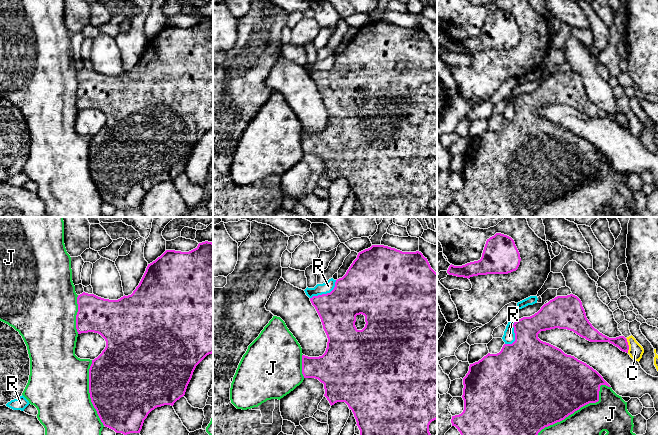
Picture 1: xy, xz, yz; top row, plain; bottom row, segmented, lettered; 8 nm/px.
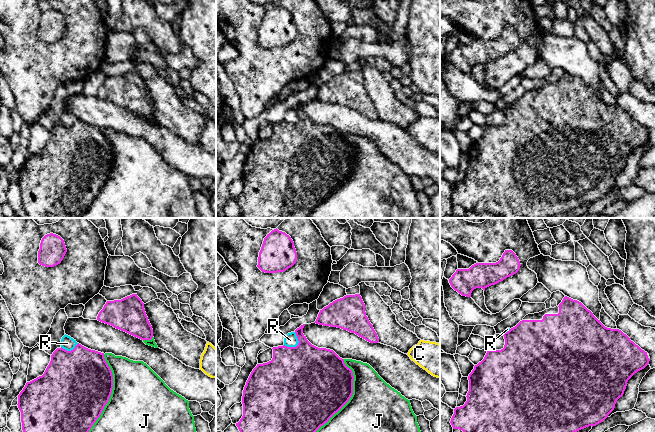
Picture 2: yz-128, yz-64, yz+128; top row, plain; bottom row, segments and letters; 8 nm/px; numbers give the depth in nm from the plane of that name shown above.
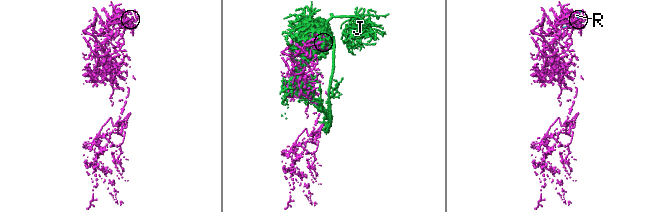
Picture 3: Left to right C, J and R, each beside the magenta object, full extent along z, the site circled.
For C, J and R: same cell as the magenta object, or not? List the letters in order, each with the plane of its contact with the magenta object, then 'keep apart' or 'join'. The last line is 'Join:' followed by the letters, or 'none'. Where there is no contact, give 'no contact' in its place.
C: contact in yz; keep apart
J: contact in yz; keep apart
R: contact in xz; keep apart
Join: none

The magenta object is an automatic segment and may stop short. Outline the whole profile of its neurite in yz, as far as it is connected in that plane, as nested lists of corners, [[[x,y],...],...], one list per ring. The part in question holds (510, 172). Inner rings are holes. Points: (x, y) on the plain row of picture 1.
[[[573,70],[555,73],[534,91],[514,98],[513,103],[515,117],[512,120],[504,120],[499,129],[488,129],[478,138],[470,140],[469,147],[463,154],[464,186],[461,190],[452,192],[451,199],[466,217],[532,217],[545,203],[564,196],[589,179],[598,178],[601,161],[611,163],[586,139],[541,117],[538,114],[541,107],[567,105],[590,118],[609,118],[623,128],[628,129],[629,126],[624,112],[609,114],[595,105],[586,93],[581,76]]]

